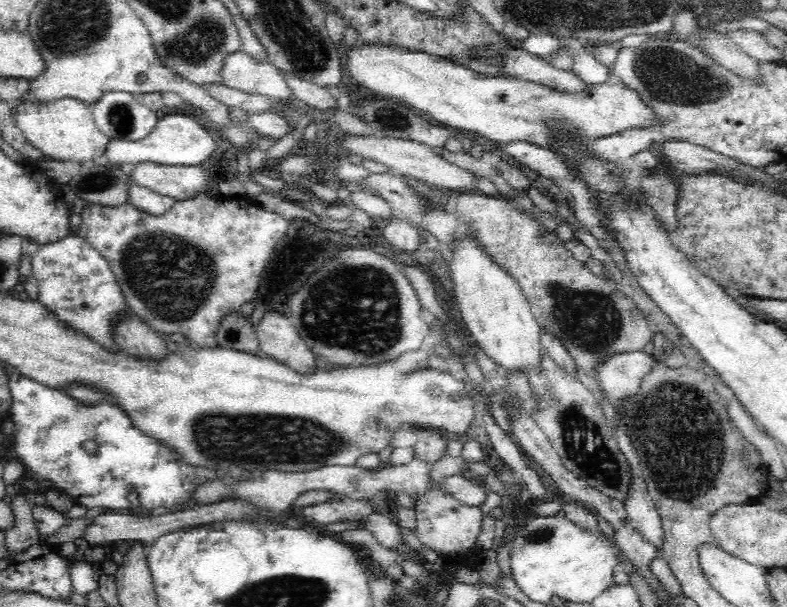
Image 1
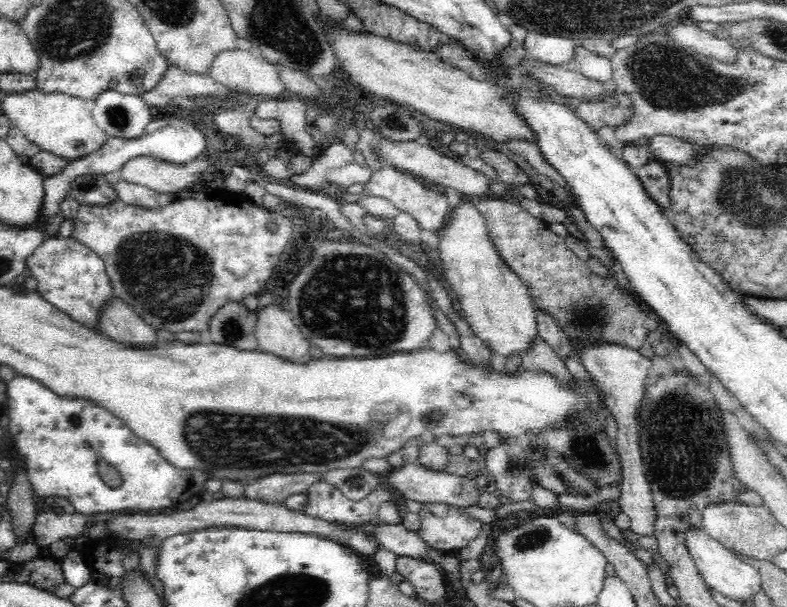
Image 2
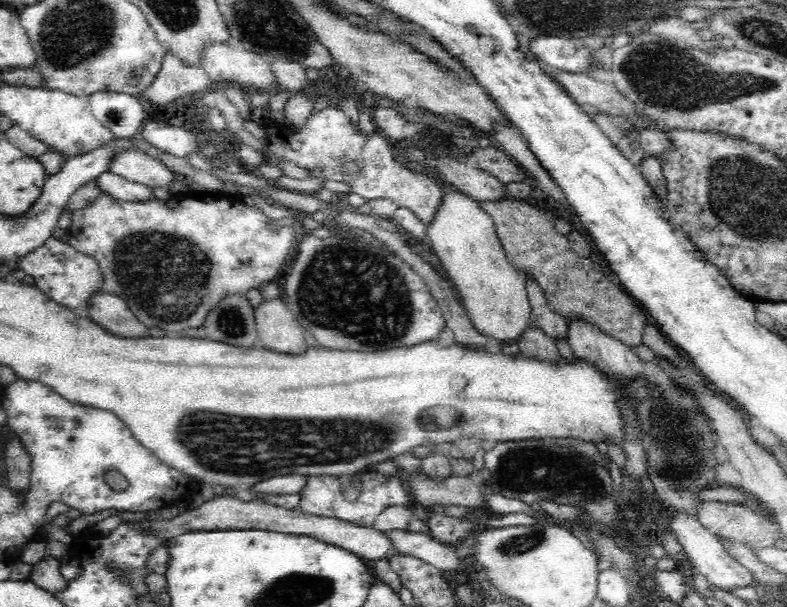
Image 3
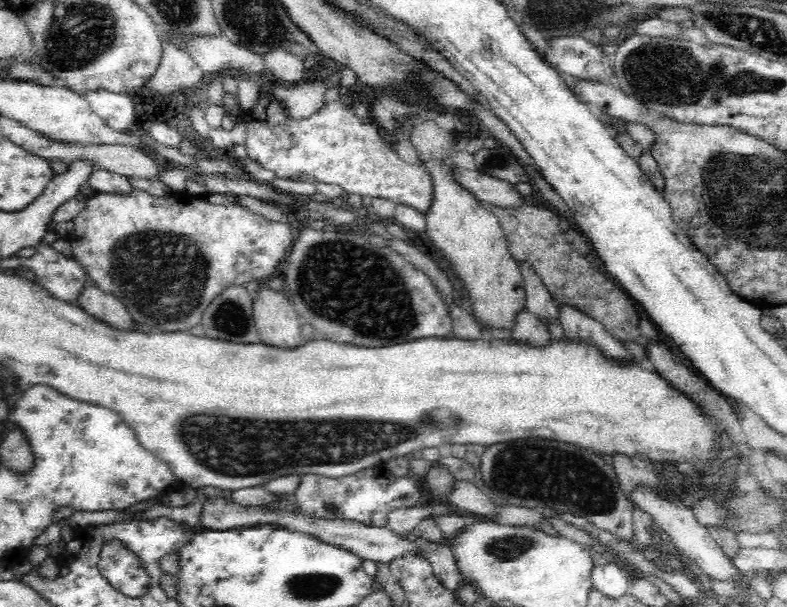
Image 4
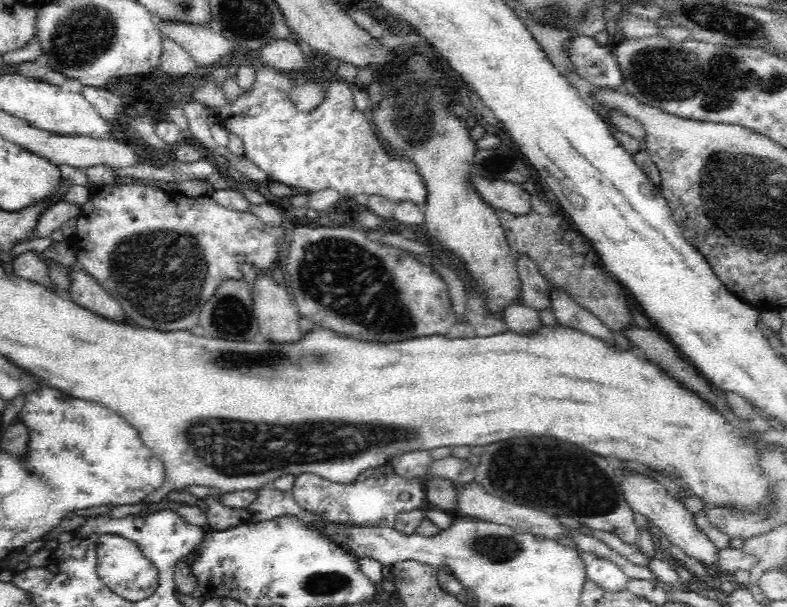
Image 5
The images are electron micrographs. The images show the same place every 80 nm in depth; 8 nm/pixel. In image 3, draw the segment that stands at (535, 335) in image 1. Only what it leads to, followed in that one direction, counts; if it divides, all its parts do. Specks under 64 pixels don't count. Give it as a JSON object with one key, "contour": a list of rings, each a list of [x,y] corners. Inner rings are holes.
{"contour":[[[456,190],[452,194],[445,192],[445,202],[439,209],[434,222],[427,227],[427,234],[432,239],[432,246],[436,256],[441,260],[446,274],[452,285],[456,286],[460,303],[472,326],[478,334],[498,340],[500,346],[510,346],[512,342],[518,343],[518,338],[534,326],[532,305],[528,299],[525,278],[509,264],[507,256],[495,237],[493,220],[479,208],[474,199],[466,197]]]}

